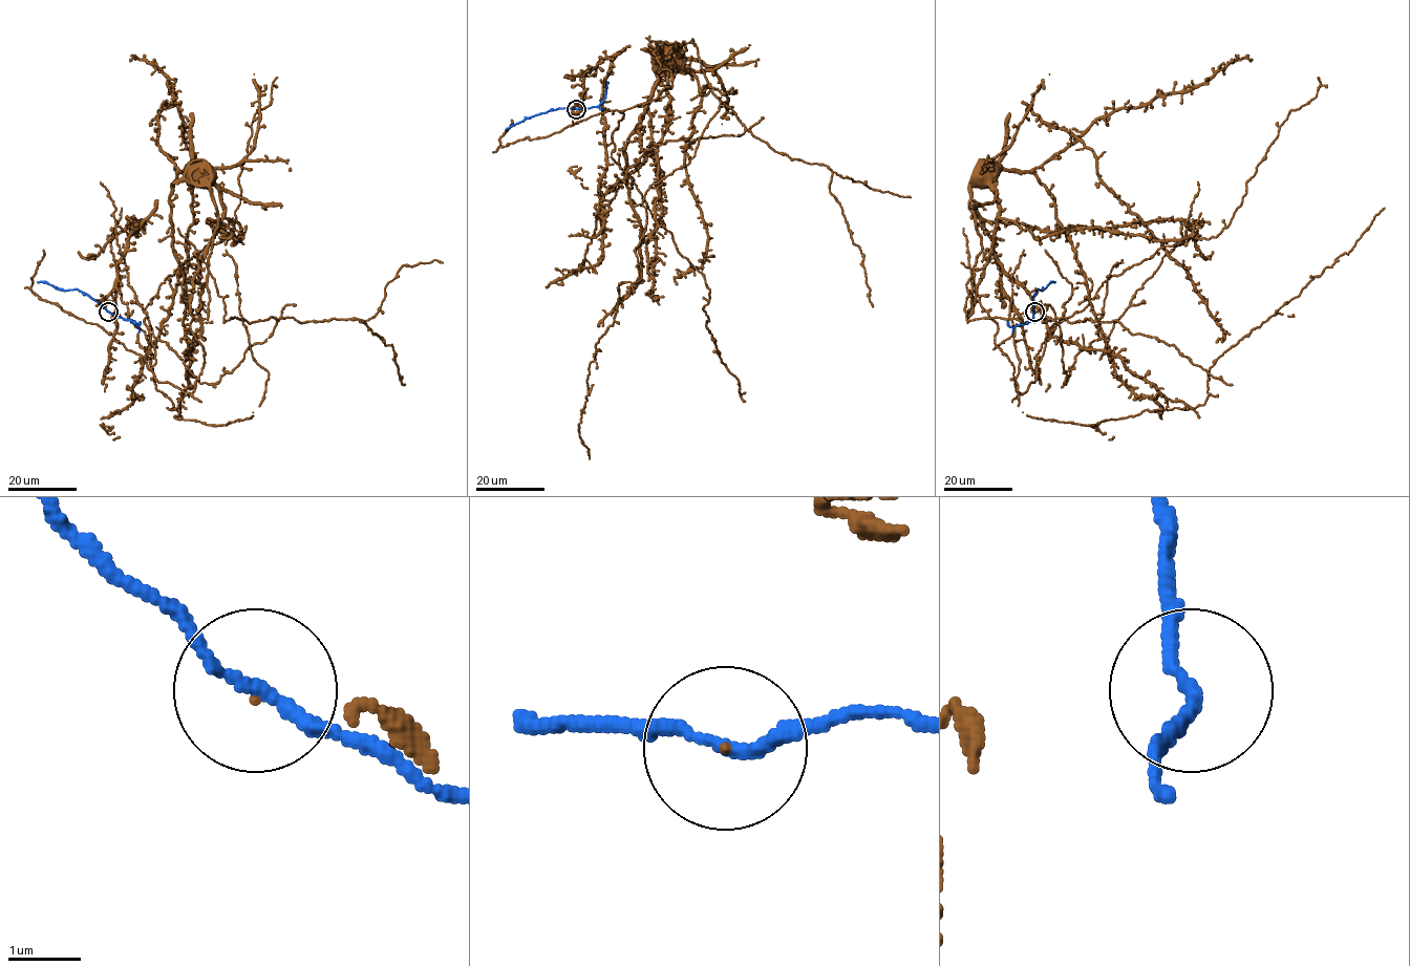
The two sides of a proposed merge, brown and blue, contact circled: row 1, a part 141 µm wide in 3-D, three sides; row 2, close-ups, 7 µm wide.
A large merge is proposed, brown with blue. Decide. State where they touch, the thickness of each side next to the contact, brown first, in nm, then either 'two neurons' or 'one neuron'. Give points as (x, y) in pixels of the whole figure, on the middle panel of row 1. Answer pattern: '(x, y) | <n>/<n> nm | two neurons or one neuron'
(576, 109) | 30/170 nm | one neuron

